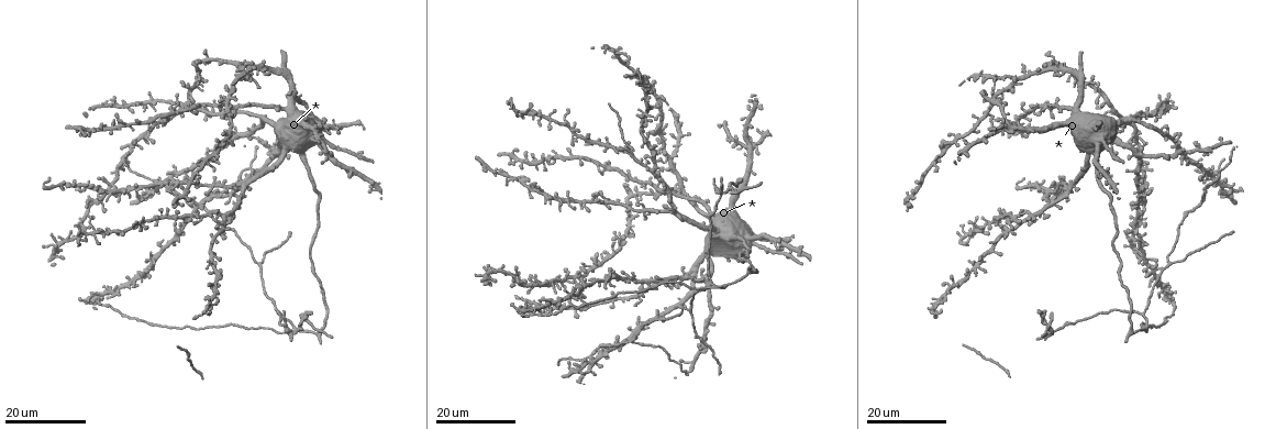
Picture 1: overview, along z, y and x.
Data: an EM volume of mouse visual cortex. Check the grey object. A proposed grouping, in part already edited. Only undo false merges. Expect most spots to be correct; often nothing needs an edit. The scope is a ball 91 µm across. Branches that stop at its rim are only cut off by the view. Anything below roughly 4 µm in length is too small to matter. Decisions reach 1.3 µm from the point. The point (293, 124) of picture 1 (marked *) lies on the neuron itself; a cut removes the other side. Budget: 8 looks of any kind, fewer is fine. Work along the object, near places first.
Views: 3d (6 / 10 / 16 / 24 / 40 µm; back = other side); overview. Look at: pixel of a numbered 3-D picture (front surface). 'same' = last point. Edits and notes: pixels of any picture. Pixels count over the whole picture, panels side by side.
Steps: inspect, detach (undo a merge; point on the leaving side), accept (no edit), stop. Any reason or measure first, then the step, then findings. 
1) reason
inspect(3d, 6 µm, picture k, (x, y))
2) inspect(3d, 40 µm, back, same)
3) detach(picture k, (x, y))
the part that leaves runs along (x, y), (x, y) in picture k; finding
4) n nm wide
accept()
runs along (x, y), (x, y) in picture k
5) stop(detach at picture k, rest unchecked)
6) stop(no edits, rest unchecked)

thin arm on a thick one
inspect(3d, 16 µm, picture 1, (549, 304))

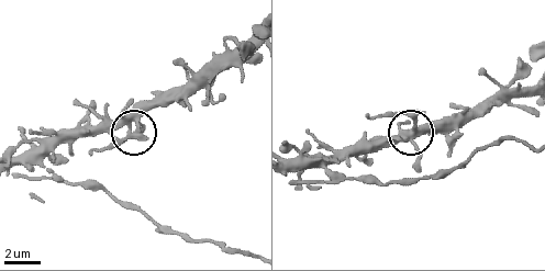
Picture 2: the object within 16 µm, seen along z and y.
closer look
inspect(3d, 10 µm, picture 2, (411, 129))

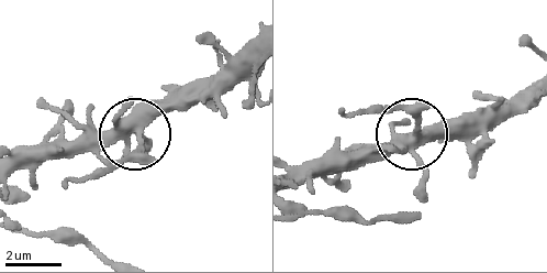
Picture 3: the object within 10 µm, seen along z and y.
inspect(3d, 10 µm, back, picture 3, (415, 136))

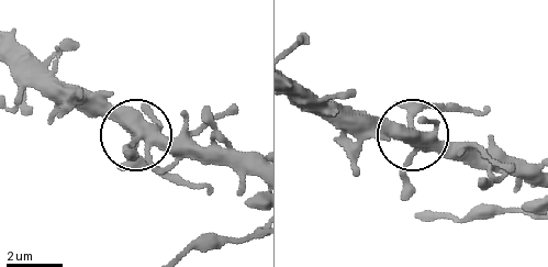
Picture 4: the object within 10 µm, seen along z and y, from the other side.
accept()
runs along (292, 84), (342, 117), (405, 129), (427, 108), (446, 106) in picture 4; one neuron here

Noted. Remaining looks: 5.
a fork
inspect(3d, 16 µm, picture 1, (1200, 202))

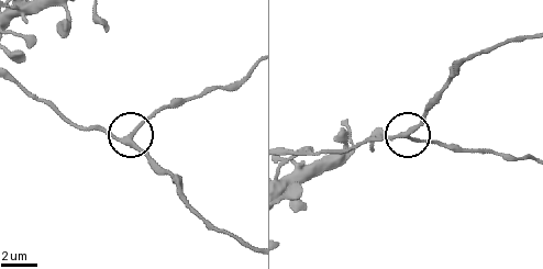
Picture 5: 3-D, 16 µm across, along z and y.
zoom in
inspect(3d, 10 µm, picture 5, (406, 135))

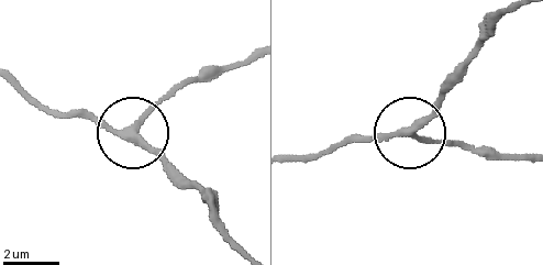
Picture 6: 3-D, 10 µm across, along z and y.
3 arms
accept()
runs along (290, 161), (311, 161), (396, 132), (457, 140) in picture 6; one neuron here

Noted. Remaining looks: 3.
small branch off a trunk
inspect(3d, 24 µm, picture 1, (207, 113))

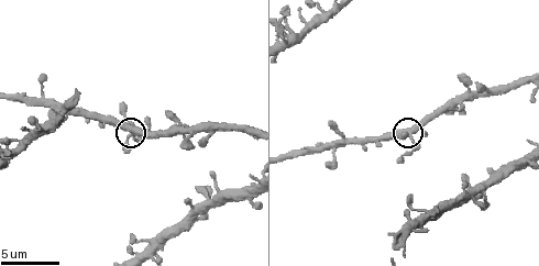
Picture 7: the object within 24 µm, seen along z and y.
inspect(3d, 10 µm, picture 7, (133, 131))

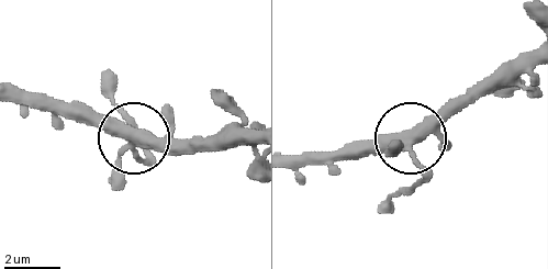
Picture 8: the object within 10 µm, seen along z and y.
side arm 6 µm
accept()
runs along (525, 53), (418, 133), (414, 187) in picture 8; one neuron here

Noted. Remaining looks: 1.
stop(no edits, rest unchecked)

